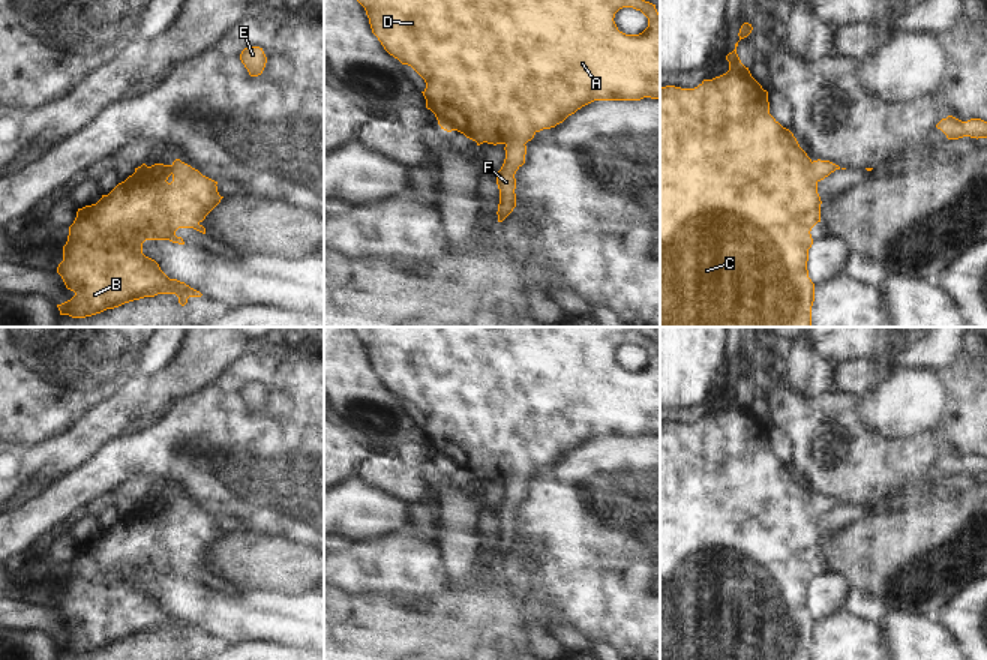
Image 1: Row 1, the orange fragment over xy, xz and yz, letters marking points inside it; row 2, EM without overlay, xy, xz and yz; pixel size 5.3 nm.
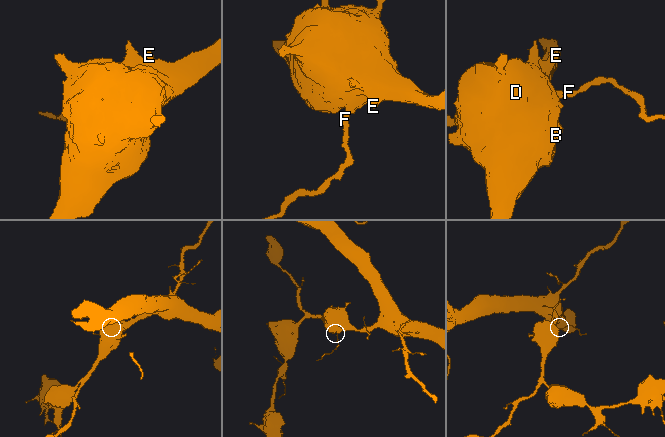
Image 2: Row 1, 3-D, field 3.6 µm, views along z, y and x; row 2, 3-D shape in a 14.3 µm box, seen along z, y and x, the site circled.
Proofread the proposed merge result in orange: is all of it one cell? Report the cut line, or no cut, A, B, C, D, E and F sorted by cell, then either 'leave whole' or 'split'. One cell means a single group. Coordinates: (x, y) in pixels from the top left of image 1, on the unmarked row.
cut none; groups A B C D E F; leave whole

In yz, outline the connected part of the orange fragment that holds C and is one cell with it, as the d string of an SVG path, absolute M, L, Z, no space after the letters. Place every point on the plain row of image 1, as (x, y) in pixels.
M738 378L726 392L726 410L704 416L694 424L660 423L660 660L812 660L814 620L808 614L807 597L813 580L810 567L820 558L818 519L840 502L830 496L812 496L794 470L770 450L768 428L741 399L736 382Z

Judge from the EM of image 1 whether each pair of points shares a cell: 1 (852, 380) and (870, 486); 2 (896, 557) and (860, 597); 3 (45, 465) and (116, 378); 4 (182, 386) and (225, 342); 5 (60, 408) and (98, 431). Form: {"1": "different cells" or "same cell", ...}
{"1": "different cells", "2": "different cells", "3": "different cells", "4": "same cell", "5": "different cells"}

